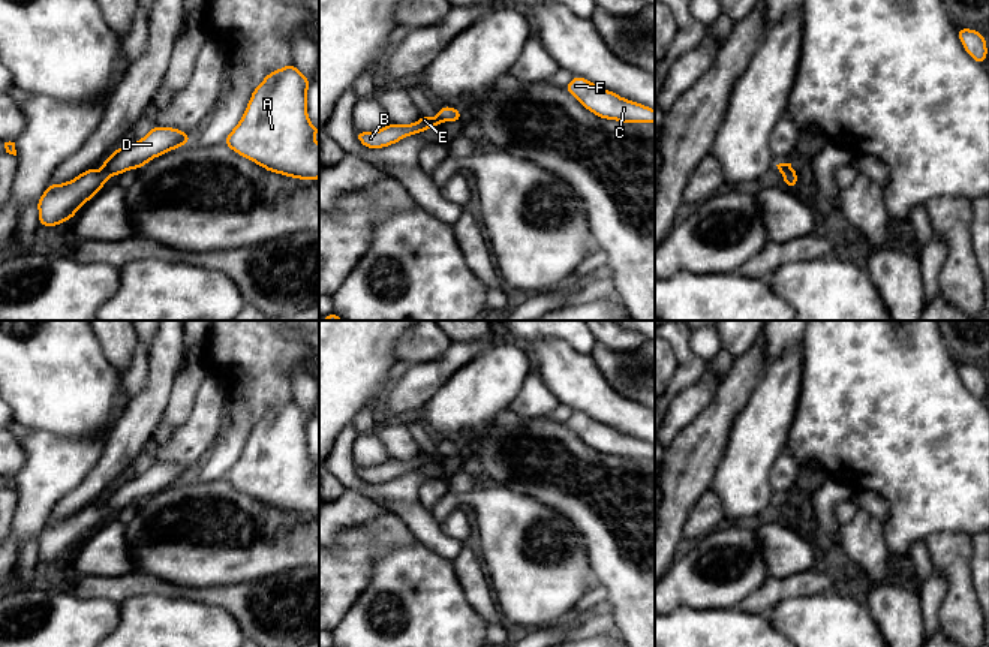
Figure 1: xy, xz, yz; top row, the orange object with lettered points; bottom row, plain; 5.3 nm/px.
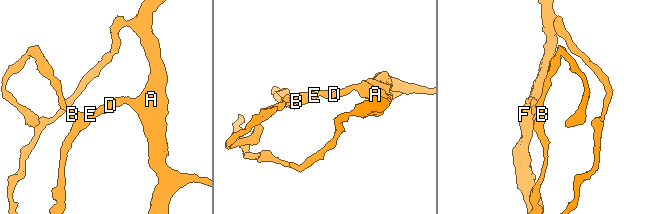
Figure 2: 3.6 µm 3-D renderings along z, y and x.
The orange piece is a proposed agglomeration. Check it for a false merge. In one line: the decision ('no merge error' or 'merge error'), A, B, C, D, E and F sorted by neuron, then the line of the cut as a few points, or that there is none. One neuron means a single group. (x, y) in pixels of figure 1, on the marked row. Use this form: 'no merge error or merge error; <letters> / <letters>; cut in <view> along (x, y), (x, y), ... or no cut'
no merge error; A B C D E F; no cut

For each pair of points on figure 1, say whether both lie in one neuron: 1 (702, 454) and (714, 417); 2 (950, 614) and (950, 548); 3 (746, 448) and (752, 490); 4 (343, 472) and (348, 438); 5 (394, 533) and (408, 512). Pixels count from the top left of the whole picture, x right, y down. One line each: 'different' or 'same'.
1: same
2: same
3: same
4: same
5: different

